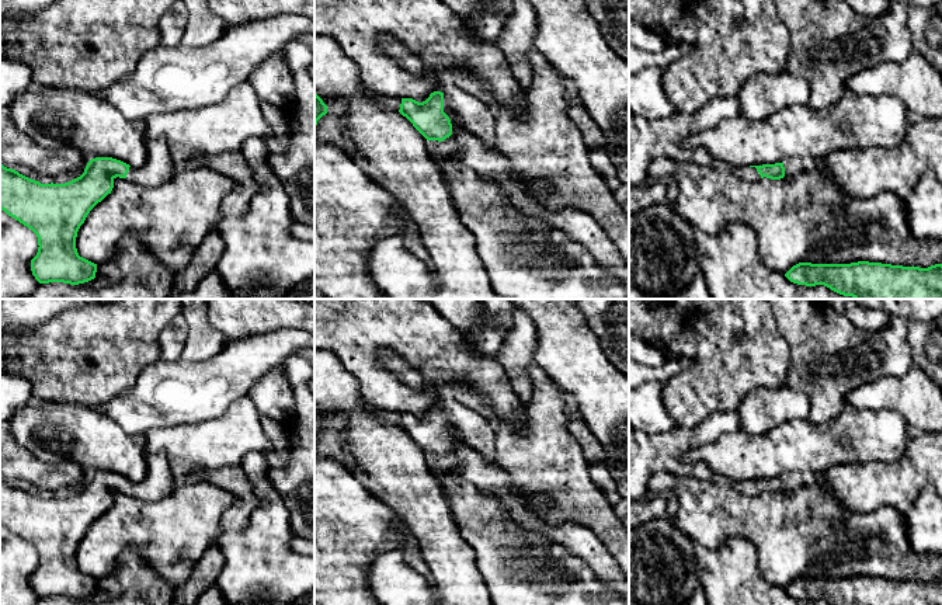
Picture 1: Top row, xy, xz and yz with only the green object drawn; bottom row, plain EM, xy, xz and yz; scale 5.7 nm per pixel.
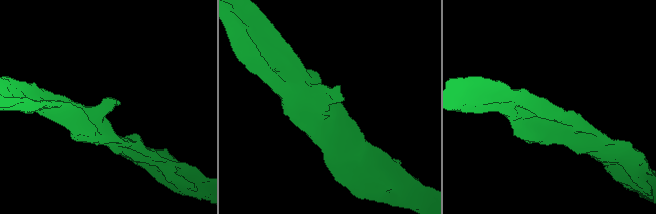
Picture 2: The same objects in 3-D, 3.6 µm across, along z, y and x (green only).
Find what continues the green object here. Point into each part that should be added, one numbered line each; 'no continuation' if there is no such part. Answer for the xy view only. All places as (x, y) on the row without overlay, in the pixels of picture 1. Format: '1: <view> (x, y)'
1: xy (159, 482)

